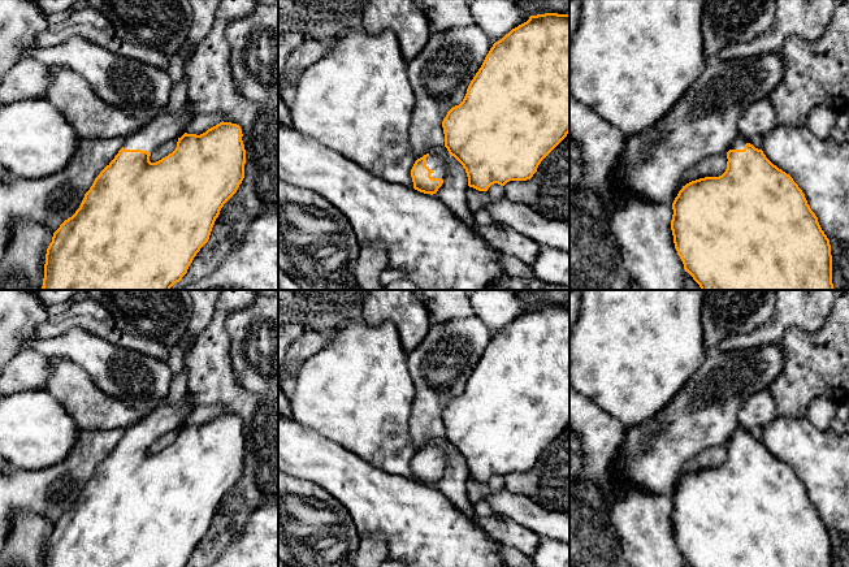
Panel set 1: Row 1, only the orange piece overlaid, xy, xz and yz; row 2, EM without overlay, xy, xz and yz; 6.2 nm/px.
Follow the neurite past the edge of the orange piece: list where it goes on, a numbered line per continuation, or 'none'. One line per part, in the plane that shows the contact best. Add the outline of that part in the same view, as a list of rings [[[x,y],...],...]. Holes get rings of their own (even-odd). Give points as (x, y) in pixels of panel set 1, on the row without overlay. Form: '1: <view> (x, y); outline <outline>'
1: xz (436, 454); outline [[[429,446],[426,449],[426,458],[433,462],[430,468],[442,469],[445,472],[445,467],[446,467],[445,449],[439,447],[439,446]]]

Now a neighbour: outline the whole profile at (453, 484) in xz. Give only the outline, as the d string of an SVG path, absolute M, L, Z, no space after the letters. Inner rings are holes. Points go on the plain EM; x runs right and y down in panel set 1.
M445 437L430 438L428 445L439 446L446 453L446 467L437 482L437 489L468 519L476 520L473 505L467 495L468 468L465 460Z

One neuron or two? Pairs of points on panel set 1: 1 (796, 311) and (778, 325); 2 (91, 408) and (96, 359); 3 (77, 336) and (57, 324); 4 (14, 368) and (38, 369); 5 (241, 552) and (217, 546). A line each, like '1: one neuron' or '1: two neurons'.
1: one neuron
2: two neurons
3: two neurons
4: one neuron
5: two neurons

